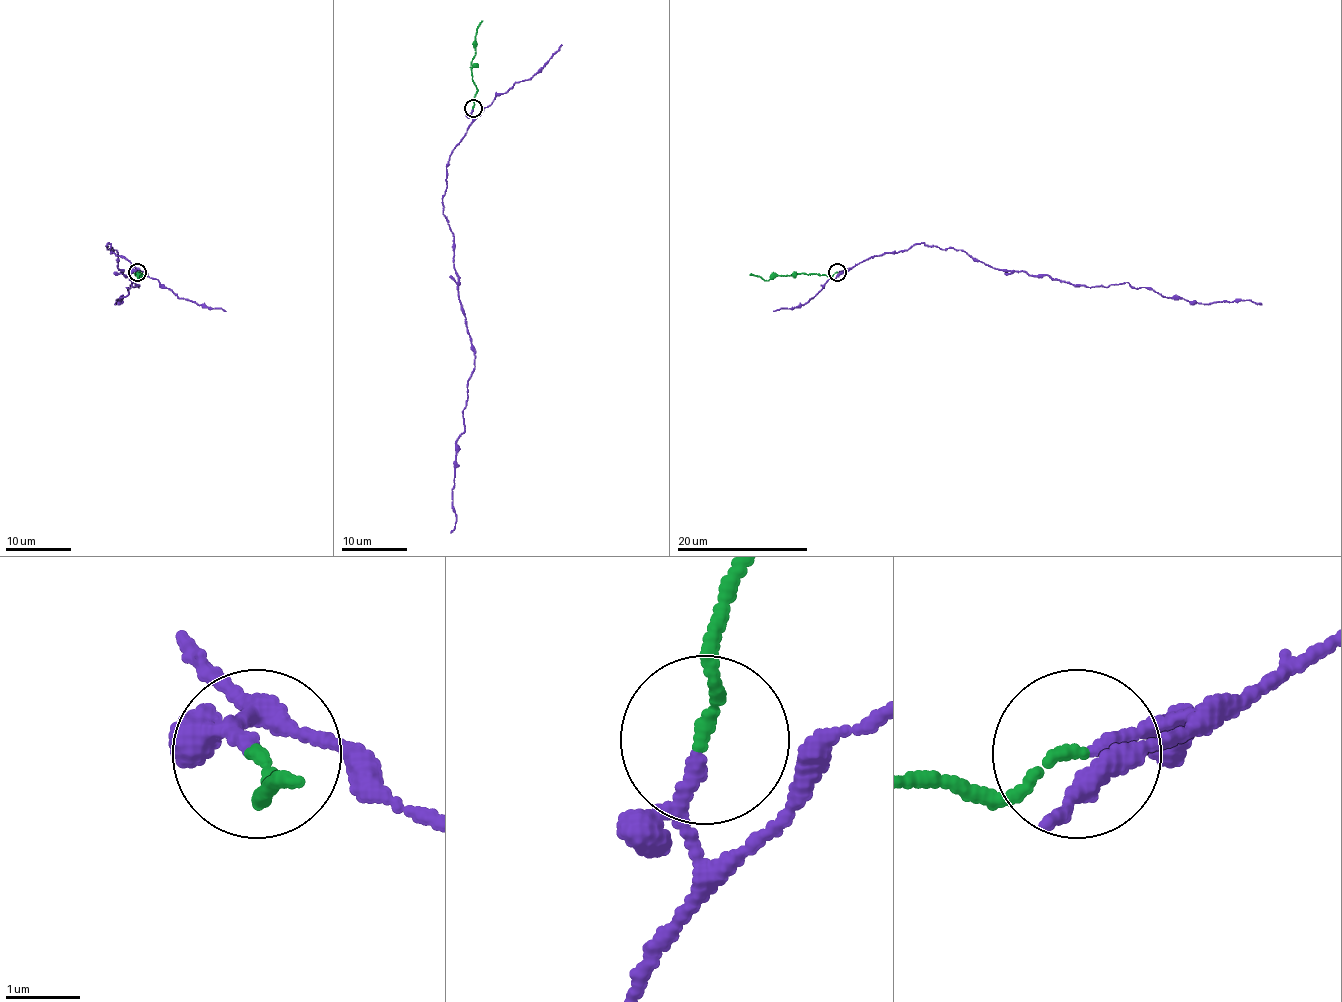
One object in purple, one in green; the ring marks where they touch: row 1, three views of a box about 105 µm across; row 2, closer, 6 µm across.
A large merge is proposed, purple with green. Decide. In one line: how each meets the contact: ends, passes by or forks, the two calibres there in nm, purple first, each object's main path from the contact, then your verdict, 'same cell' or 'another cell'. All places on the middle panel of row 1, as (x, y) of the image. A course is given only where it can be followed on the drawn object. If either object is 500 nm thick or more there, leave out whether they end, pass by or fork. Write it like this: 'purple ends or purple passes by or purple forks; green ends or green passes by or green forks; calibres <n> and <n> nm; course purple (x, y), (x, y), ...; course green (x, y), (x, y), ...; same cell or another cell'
purple ends; green ends; calibres 180 and 140 nm; course purple (473, 109), (472, 124), (449, 158), (442, 214), (452, 236), (457, 295), (475, 361), (459, 437), (450, 532); course green (473, 107), (477, 88), (472, 78), (475, 32), (483, 21); same cell

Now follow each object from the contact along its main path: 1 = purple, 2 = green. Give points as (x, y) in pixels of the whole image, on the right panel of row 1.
1: (838, 273), (925, 243), (965, 252), (1005, 271), (1090, 288), (1129, 283), (1202, 304), (1261, 304)
2: (836, 273), (832, 276), (794, 273), (761, 279), (750, 274)

